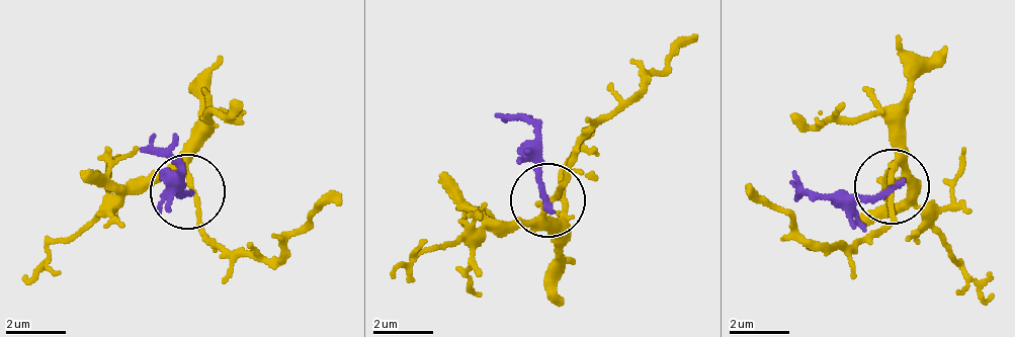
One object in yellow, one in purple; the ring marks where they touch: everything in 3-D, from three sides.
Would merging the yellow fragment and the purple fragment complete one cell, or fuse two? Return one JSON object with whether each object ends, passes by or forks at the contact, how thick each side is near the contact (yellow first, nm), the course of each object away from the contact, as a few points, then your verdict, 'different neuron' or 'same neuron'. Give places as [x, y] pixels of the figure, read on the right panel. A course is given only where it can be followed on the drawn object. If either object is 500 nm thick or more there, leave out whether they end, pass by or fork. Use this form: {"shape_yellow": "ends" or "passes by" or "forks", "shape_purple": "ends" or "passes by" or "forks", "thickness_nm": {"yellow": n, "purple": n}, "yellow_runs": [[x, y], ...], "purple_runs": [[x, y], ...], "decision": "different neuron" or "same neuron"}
{"shape_yellow": "passes by", "shape_purple": "ends", "thickness_nm": {"yellow": 160, "purple": 200}, "yellow_runs": [[891, 182], [883, 227], [820, 245], [748, 186]], "purple_runs": [[890, 185], [823, 193], [798, 188], [797, 196]], "decision": "different neuron"}

